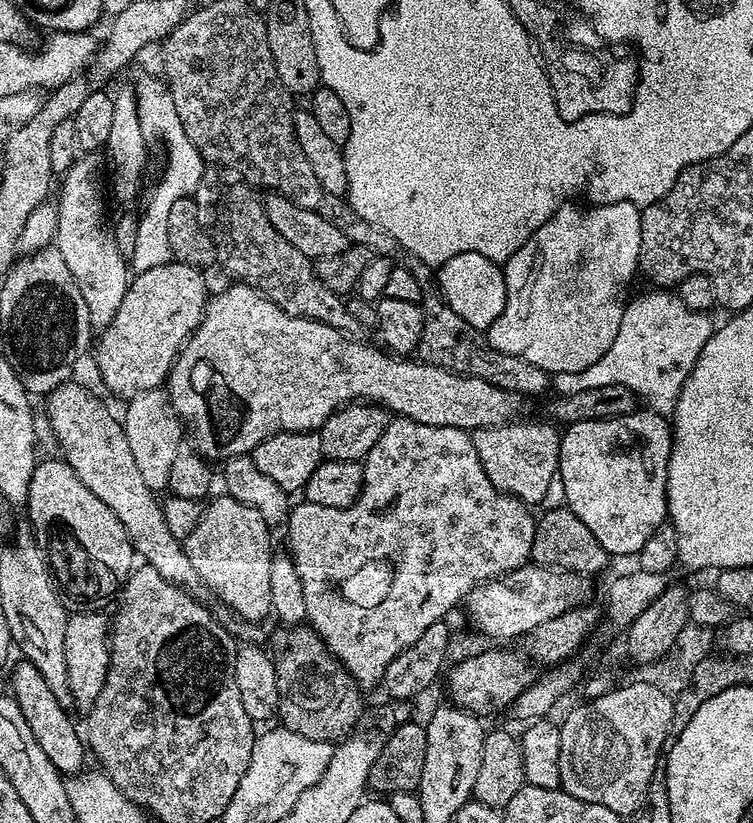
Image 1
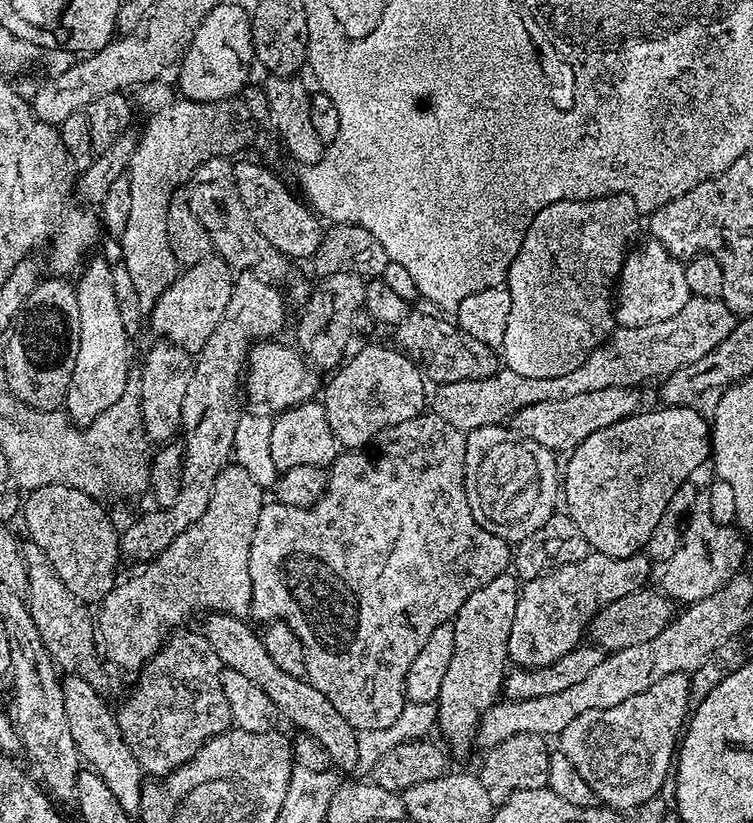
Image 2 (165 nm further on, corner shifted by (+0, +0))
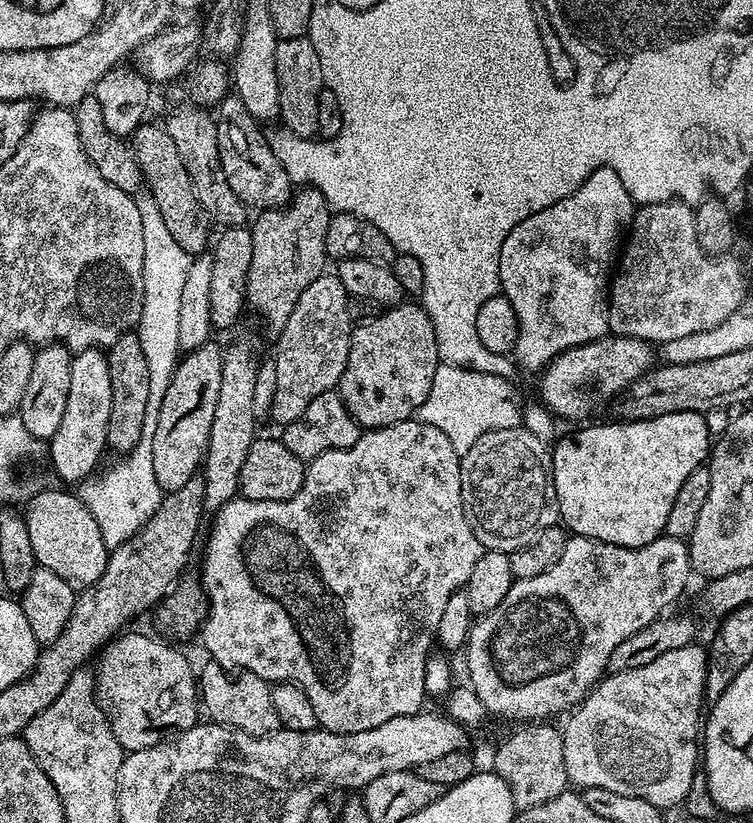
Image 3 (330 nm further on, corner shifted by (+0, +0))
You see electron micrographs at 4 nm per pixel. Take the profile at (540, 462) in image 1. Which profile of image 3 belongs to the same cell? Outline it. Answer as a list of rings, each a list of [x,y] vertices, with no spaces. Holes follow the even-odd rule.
[[[523,426],[510,430],[494,430],[482,434],[482,438],[478,438],[478,442],[474,442],[474,446],[470,446],[470,450],[461,455],[458,465],[460,497],[466,522],[470,522],[470,530],[474,530],[481,549],[510,554],[529,544],[535,536],[542,534],[542,530],[557,523],[560,507],[554,490],[550,448],[536,434]]]

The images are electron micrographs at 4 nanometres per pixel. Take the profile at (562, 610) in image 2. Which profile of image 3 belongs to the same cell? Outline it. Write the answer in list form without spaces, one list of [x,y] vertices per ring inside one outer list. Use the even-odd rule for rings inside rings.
[[[569,535],[566,546],[562,550],[562,558],[558,558],[558,562],[554,562],[554,566],[542,570],[542,574],[534,574],[534,578],[513,579],[506,598],[502,598],[502,602],[495,610],[479,617],[473,623],[466,645],[466,653],[468,652],[467,683],[478,694],[478,698],[482,698],[489,713],[494,716],[496,714],[509,716],[512,720],[520,720],[516,722],[544,722],[549,718],[556,718],[552,716],[558,715],[559,712],[567,713],[569,710],[575,709],[580,701],[600,683],[602,677],[608,672],[610,654],[614,654],[614,650],[619,644],[626,642],[626,638],[630,638],[630,634],[638,634],[638,630],[659,620],[671,609],[668,607],[683,594],[684,587],[688,584],[688,572],[692,571],[692,560],[688,556],[687,543],[673,536],[659,536],[654,542],[641,548],[623,548],[607,544],[603,540]]]

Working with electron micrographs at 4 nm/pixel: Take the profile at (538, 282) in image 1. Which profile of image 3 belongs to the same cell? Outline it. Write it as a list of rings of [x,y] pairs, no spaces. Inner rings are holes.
[[[599,168],[562,202],[530,214],[526,222],[518,222],[500,251],[500,292],[514,306],[518,314],[518,342],[514,353],[517,365],[539,373],[558,354],[586,342],[594,342],[609,335],[608,289],[626,229],[634,215],[634,201],[622,186],[622,178],[609,168]]]

